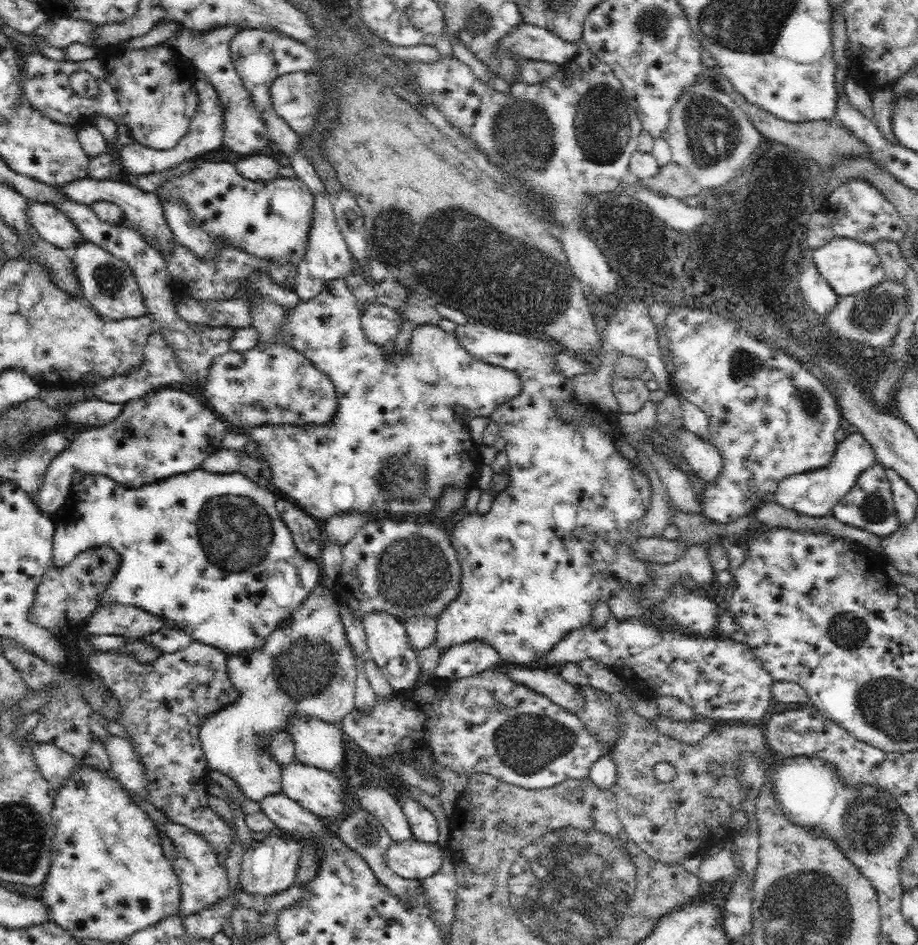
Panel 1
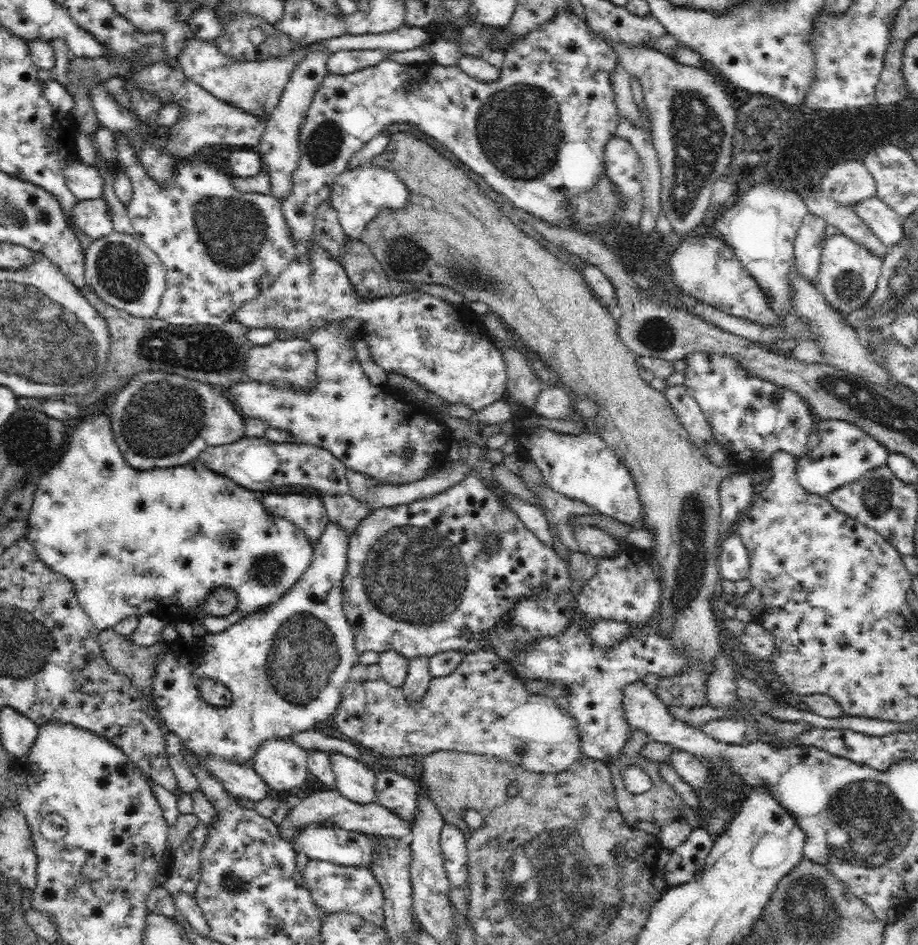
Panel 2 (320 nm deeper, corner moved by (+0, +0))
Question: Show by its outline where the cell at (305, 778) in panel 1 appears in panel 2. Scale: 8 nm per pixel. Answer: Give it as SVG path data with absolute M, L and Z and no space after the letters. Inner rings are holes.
M290 737L262 744L251 766L273 793L284 794L305 784L309 774L307 760L308 752Z

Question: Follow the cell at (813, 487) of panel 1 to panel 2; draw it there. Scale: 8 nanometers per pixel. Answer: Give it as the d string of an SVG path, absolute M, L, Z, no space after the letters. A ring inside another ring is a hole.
M826 419L816 424L815 433L819 444L808 452L807 458L798 458L795 466L797 481L808 494L827 496L835 488L858 481L866 471L887 464L889 450L858 425Z

